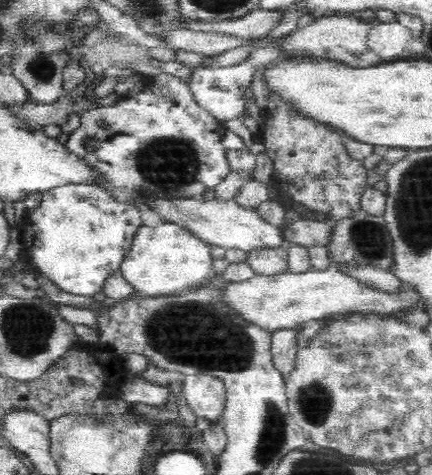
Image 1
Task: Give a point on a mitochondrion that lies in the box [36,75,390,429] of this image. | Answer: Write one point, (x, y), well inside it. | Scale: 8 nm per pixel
(199, 335)

